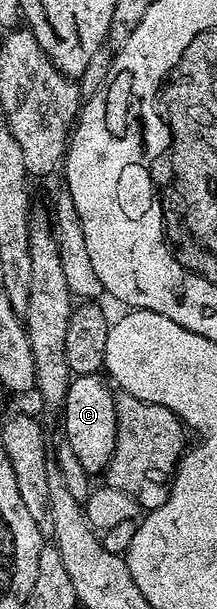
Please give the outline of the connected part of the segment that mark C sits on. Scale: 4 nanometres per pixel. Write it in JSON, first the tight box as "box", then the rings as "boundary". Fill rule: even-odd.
{"box":[62,373,116,475],"boundary":[[[91,373],[81,377],[73,376],[68,385],[68,394],[62,406],[63,436],[68,441],[71,450],[74,451],[75,458],[82,463],[82,467],[89,475],[103,474],[114,455],[116,446],[115,398],[113,386],[100,373]]]}

